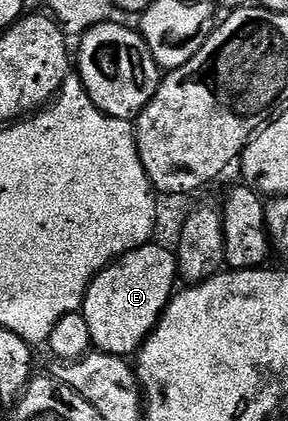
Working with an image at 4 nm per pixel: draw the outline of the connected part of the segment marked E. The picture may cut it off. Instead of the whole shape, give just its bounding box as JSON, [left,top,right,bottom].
[81,244,179,358]

